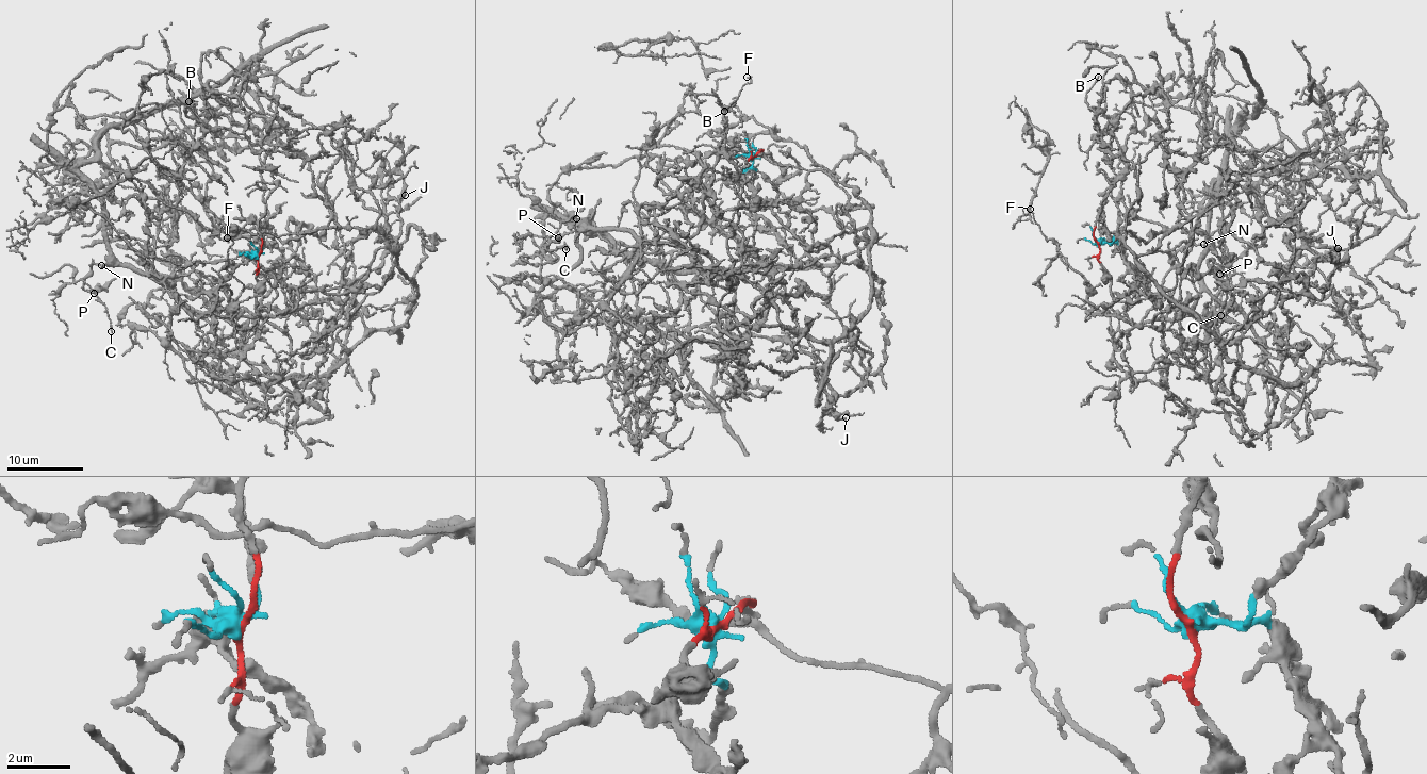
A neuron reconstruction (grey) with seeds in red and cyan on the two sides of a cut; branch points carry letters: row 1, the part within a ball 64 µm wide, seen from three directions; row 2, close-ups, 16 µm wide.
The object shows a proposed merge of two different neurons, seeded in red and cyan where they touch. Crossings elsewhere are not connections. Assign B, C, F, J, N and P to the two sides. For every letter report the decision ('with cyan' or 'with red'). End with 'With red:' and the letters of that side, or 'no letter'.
B: with cyan
C: with red
F: with red
J: with cyan
N: with red
P: with red
With red: C, F, N, P

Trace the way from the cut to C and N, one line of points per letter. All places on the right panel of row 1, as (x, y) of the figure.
C: (1098, 243), (1114, 300), (1088, 311), (1183, 317), (1202, 259), (1223, 245), (1234, 269), (1219, 315)
N: (1098, 243), (1114, 300), (1088, 311), (1146, 324), (1191, 313), (1199, 269), (1213, 247), (1202, 245)

